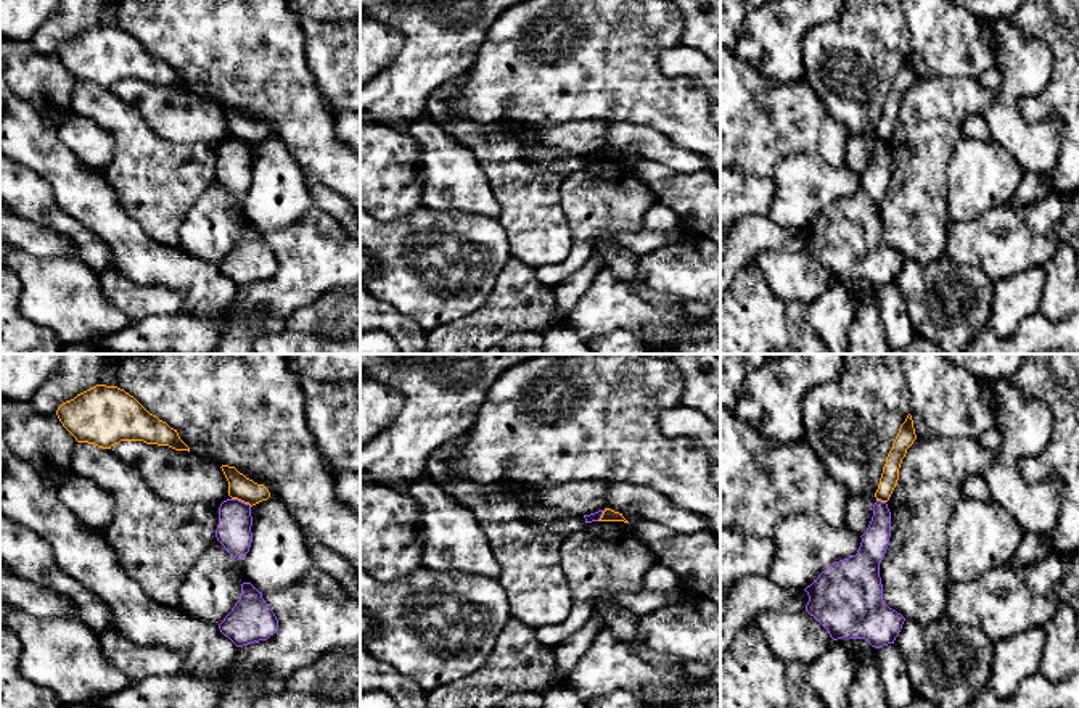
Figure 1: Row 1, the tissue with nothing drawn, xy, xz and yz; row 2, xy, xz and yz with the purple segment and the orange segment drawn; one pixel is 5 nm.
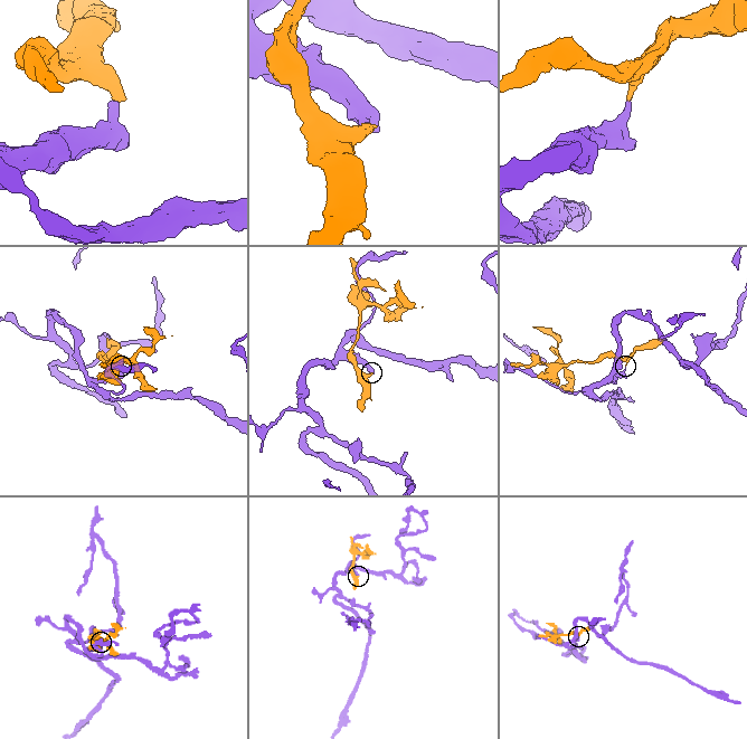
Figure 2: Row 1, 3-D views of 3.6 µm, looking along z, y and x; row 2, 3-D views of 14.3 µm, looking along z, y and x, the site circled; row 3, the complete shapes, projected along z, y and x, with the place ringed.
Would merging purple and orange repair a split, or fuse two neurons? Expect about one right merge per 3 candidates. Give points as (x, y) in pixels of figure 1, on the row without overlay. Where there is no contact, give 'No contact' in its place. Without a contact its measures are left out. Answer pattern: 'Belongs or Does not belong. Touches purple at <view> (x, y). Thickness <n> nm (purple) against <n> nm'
Does not belong. Touches purple at xy (242, 142). Thickness 180 nm (purple) against 120 nm

